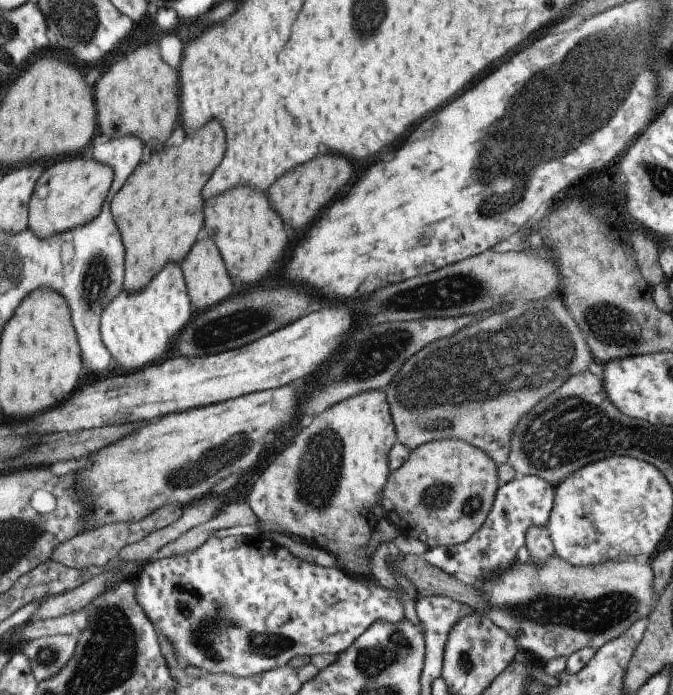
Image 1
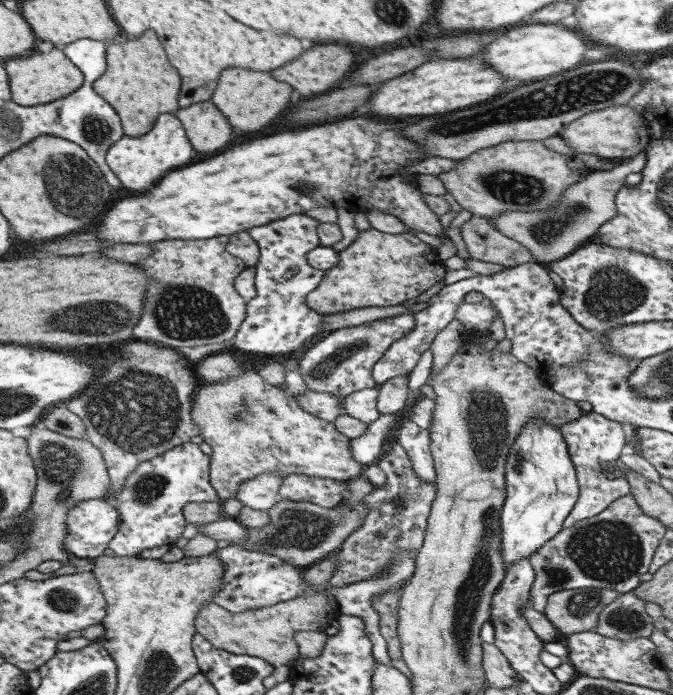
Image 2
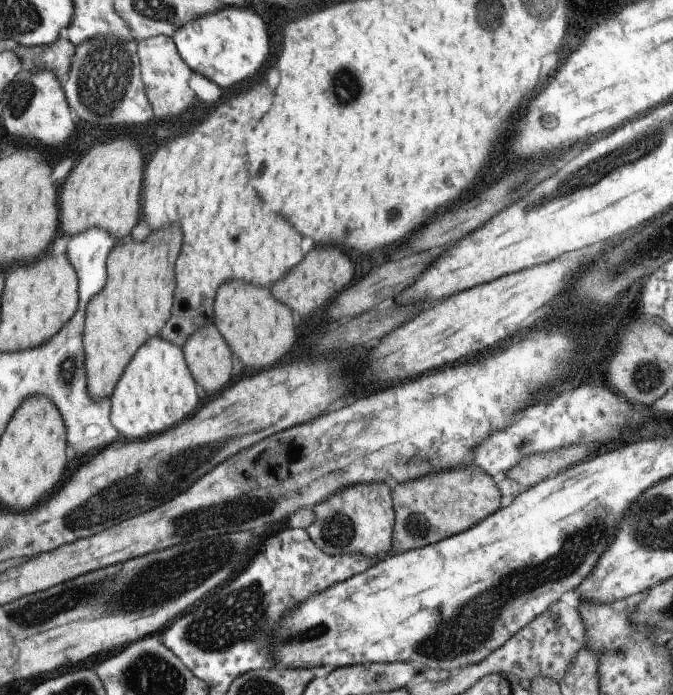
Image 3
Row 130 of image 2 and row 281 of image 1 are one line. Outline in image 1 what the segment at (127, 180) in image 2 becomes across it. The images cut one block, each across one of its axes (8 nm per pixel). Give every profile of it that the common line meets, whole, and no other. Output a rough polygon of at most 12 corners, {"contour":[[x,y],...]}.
{"contour":[[180,263],[101,314],[116,371],[167,358],[194,314]]}

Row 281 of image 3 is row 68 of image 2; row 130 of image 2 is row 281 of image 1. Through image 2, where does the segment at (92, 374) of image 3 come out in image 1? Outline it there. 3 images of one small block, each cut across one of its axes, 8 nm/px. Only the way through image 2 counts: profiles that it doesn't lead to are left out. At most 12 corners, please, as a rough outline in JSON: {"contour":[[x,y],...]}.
{"contour":[[214,118],[114,195],[123,288],[182,262],[226,152]]}

